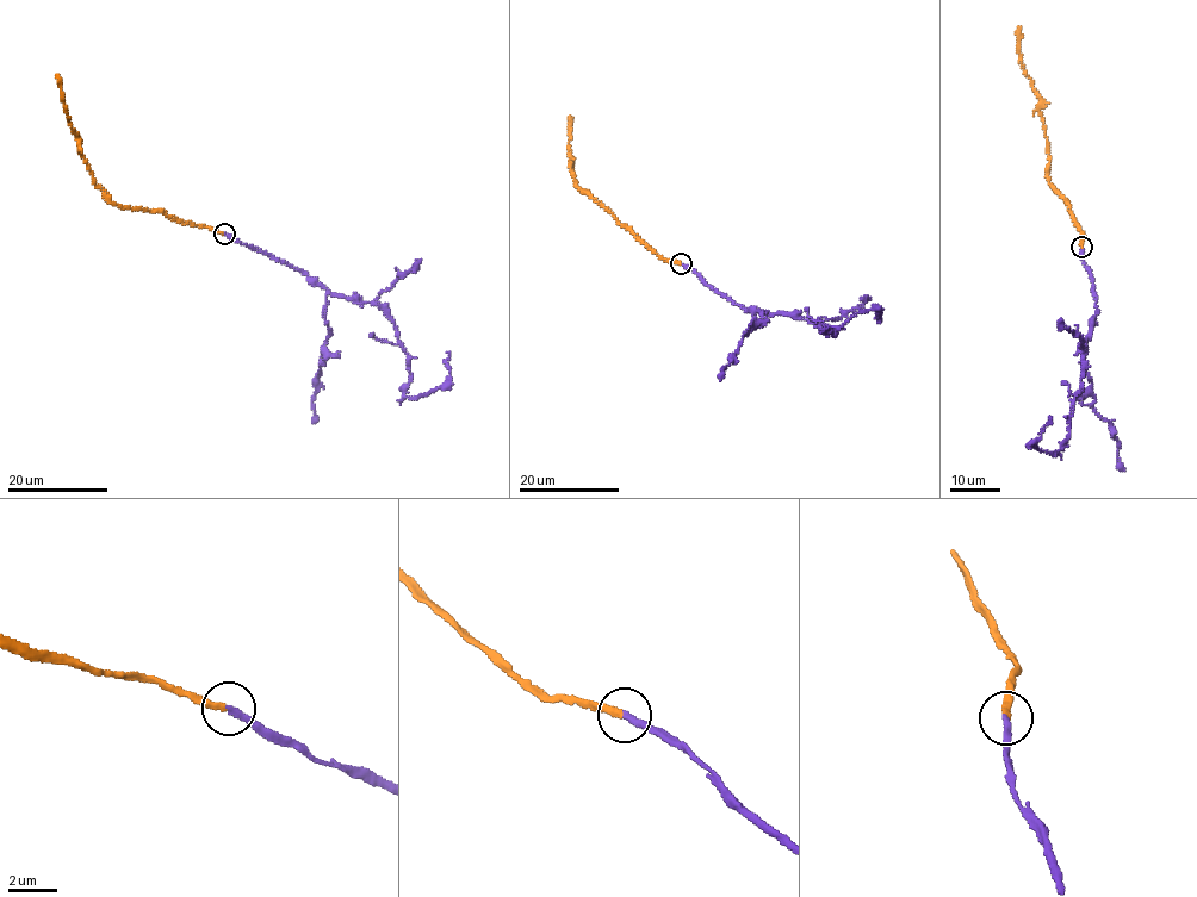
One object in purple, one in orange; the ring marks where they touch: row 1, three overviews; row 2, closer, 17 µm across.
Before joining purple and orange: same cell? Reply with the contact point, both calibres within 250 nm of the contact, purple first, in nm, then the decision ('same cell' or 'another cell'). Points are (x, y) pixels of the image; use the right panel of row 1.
at (1081, 247); 280 nm thick on the purple side, 280 nm on the other; same cell

